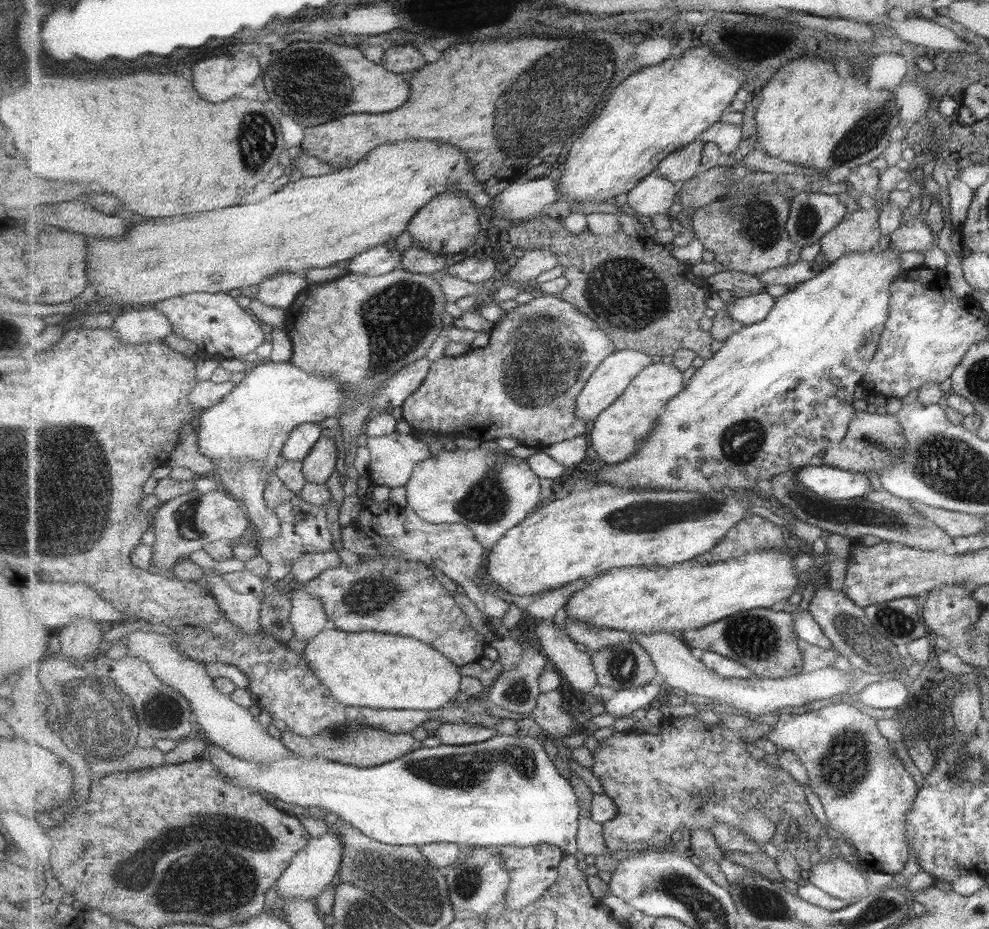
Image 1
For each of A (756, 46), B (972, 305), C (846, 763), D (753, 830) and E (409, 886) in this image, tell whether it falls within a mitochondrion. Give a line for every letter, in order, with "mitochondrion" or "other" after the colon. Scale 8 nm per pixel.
A: other
B: other
C: mitochondrion
D: other
E: mitochondrion

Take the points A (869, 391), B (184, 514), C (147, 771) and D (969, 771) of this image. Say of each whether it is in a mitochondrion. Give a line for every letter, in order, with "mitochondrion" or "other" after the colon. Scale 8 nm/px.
A: other
B: mitochondrion
C: other
D: mitochondrion

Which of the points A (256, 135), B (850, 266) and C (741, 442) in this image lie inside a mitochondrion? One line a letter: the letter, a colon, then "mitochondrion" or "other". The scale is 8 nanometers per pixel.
A: mitochondrion
B: other
C: mitochondrion

